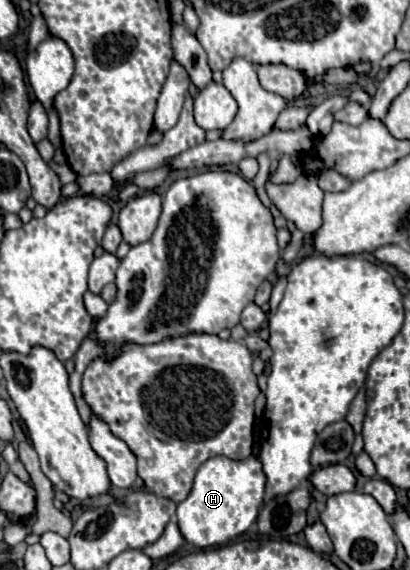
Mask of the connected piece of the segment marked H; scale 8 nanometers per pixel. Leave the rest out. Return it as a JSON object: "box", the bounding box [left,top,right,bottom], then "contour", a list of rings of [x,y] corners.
{"box":[176,455,266,547],"contour":[[[224,455],[212,457],[198,467],[190,495],[178,503],[176,519],[184,539],[196,547],[212,547],[234,541],[258,517],[264,499],[266,475],[256,455],[246,459],[228,459]]]}

